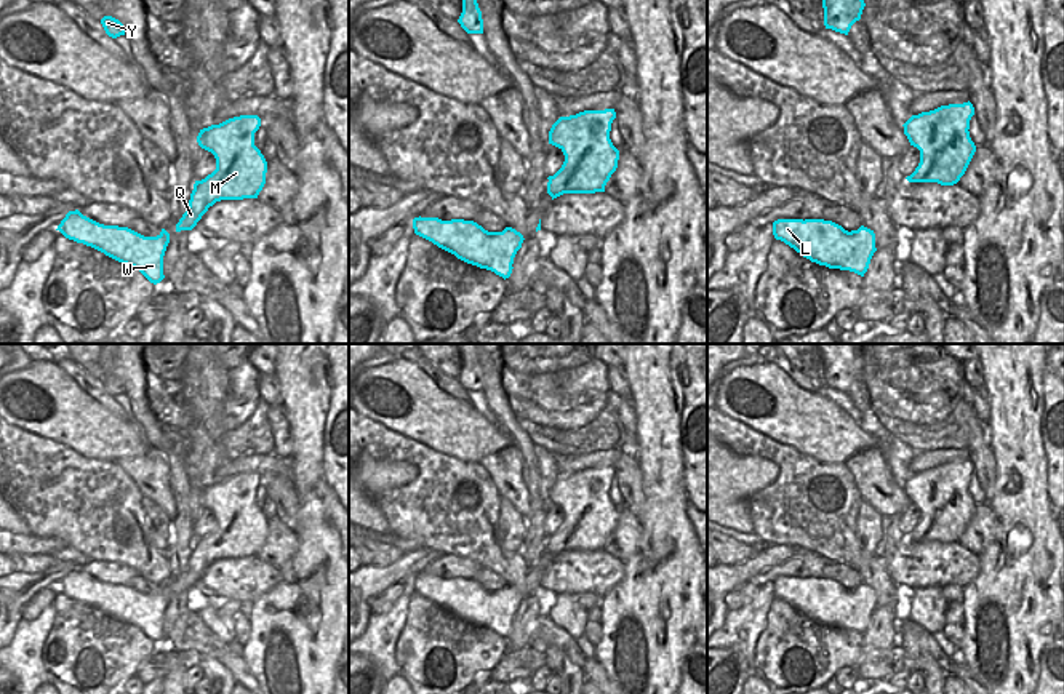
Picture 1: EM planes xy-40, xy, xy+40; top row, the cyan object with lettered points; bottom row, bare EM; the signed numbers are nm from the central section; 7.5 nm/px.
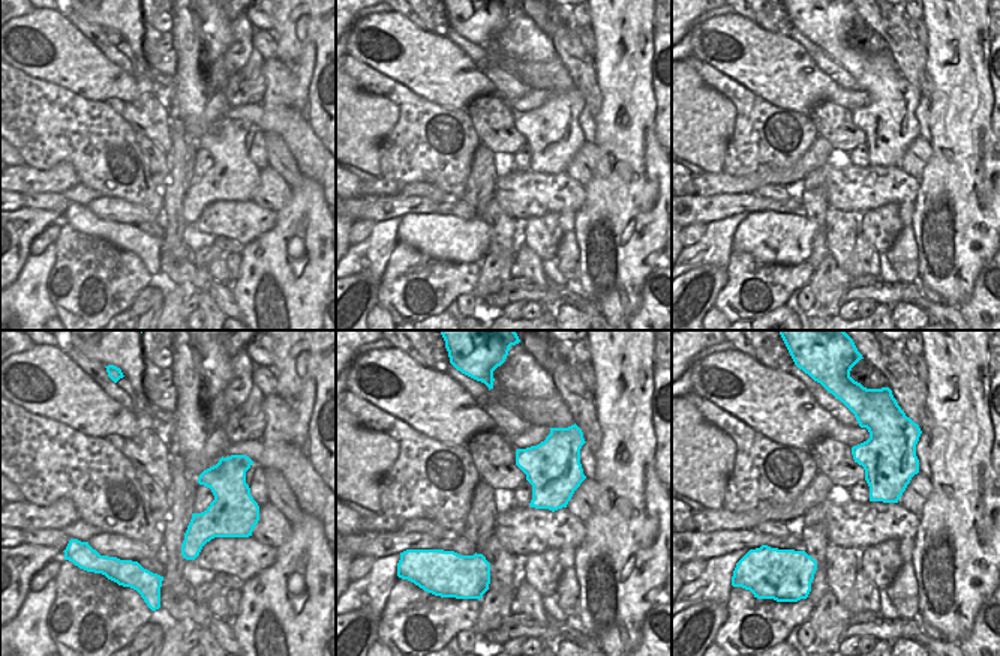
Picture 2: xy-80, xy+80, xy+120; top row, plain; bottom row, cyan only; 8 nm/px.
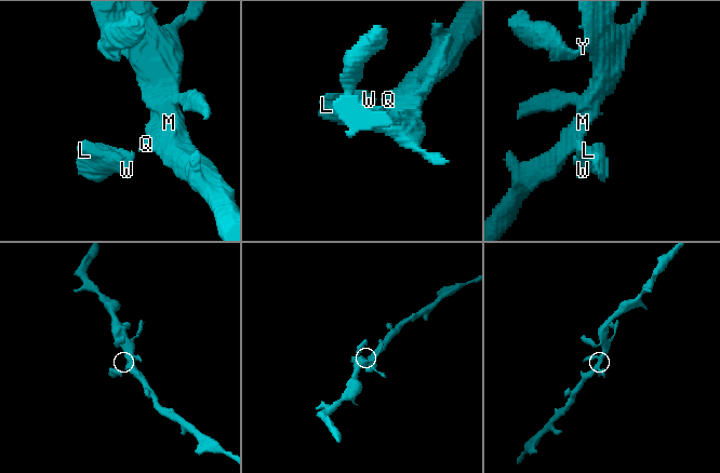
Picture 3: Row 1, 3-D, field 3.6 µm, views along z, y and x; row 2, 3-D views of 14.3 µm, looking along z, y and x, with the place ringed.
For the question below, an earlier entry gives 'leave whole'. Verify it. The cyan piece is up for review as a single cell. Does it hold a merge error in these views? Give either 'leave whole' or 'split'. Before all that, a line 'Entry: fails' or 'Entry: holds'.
Entry: holds
leave whole

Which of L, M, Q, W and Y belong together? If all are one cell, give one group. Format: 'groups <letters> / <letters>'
groups L M Q W Y

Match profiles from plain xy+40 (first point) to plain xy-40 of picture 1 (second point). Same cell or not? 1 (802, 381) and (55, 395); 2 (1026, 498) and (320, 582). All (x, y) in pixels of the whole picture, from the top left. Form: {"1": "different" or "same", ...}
{"1": "different", "2": "same"}

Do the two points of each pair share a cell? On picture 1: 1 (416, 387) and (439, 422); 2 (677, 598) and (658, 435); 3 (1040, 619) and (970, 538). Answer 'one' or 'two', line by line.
1: one
2: one
3: two

